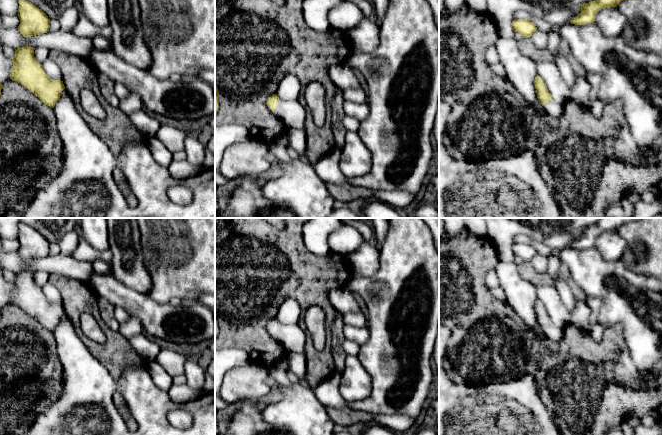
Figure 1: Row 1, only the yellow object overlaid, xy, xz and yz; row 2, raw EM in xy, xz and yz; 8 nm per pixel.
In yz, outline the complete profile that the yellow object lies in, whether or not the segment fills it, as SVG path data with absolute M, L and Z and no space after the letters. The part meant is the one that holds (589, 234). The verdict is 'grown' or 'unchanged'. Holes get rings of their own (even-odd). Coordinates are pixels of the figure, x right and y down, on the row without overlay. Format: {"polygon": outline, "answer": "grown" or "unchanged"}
{"polygon": "M601 218L596 224L581 229L581 237L570 244L571 248L585 249L595 245L596 238L605 232L617 231L628 222L634 222L641 218Z", "answer": "unchanged"}

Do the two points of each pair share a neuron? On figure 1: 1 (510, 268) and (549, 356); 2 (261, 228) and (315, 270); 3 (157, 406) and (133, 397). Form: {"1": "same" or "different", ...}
{"1": "different", "2": "same", "3": "same"}

